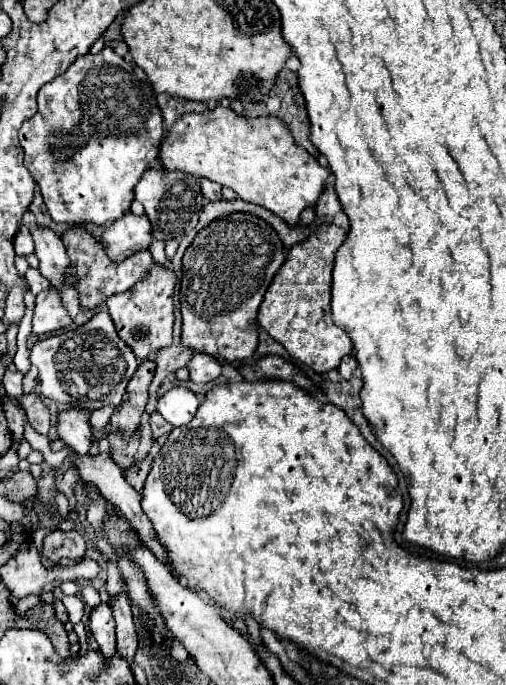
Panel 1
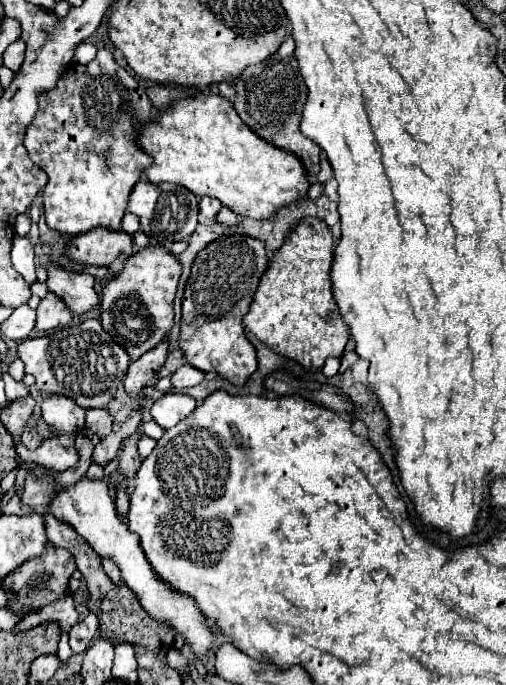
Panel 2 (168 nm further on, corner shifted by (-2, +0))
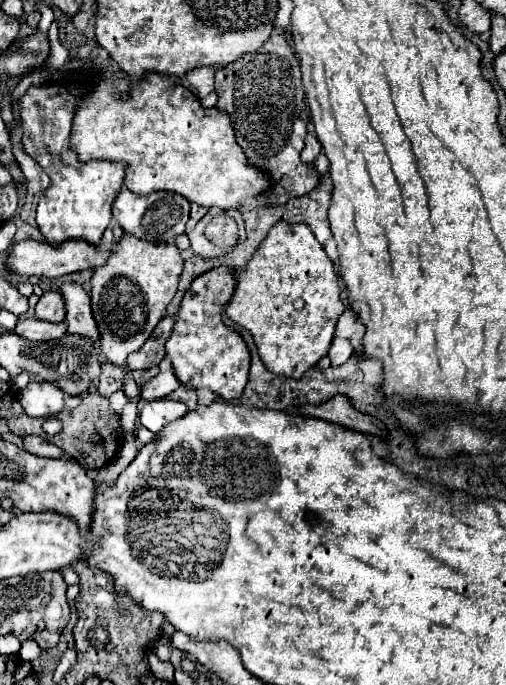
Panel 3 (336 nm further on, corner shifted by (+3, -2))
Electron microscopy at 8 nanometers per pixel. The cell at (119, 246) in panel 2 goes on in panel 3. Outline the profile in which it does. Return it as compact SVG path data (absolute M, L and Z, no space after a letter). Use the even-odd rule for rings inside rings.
M22 240L16 242L12 246L12 252L6 260L6 268L18 276L30 278L30 276L38 276L38 278L60 278L64 274L72 274L78 270L86 270L86 268L98 268L104 266L106 258L110 252L100 252L96 246L82 242L82 240L68 240L60 246L50 246L46 242L36 242L36 240Z

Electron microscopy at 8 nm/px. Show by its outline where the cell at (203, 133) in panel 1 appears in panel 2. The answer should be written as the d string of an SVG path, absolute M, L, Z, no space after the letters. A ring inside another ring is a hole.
M215 94L195 96L171 104L169 110L157 122L141 128L139 146L153 156L153 164L145 170L149 182L181 184L199 196L213 196L221 200L223 206L235 210L239 216L249 216L253 220L273 218L277 210L305 198L311 186L305 174L305 166L301 158L297 158L297 154L281 150L265 142L261 136L253 134L253 130L249 130L245 122L239 118L239 114L233 110L233 104L229 104L229 100L225 100L223 96Z

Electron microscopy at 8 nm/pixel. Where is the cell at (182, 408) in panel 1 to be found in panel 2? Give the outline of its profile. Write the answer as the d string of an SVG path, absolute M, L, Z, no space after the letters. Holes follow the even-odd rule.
M169 392L151 406L151 414L159 426L171 428L183 418L187 418L195 410L195 406L195 398L179 392Z

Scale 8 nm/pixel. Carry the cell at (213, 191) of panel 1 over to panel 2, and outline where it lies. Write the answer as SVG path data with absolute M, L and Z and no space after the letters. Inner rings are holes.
M201 196L201 200L199 200L199 210L201 210L201 214L203 214L205 218L209 218L209 220L215 220L217 212L221 210L221 202L219 202L217 198Z

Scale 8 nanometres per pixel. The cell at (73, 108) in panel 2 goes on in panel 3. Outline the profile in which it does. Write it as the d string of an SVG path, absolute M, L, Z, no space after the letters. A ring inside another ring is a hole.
M74 82L30 86L18 102L24 128L24 150L42 166L42 170L52 180L52 186L42 194L36 206L38 230L52 246L58 246L66 240L86 240L88 244L98 246L102 232L108 228L112 218L112 202L116 200L124 184L124 162L116 164L110 160L92 160L82 164L78 156L70 150L68 138L72 128L72 116L88 88L88 84L80 86Z

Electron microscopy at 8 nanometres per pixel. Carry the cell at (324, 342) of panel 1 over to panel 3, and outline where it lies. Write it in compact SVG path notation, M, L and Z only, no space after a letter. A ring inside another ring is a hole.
M274 224L260 248L252 254L252 260L236 276L236 290L230 302L226 304L226 314L236 324L250 330L258 346L260 358L270 372L280 376L300 378L308 368L312 368L322 356L326 356L338 316L344 312L344 302L340 300L342 286L334 272L332 260L326 256L320 242L312 236L312 230L306 224Z

